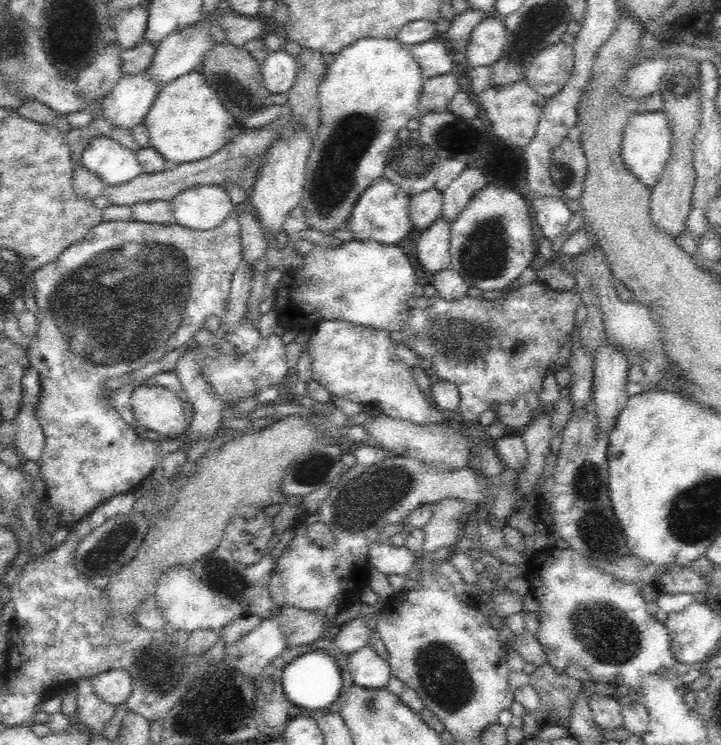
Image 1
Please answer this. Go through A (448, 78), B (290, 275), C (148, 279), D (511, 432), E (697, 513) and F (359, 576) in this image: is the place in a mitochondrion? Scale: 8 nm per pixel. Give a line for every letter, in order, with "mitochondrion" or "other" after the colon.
A: other
B: other
C: mitochondrion
D: other
E: mitochondrion
F: other

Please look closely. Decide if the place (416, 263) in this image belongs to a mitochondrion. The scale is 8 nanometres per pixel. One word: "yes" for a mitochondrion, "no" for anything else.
no

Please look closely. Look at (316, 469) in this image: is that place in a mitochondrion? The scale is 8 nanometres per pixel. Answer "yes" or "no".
yes

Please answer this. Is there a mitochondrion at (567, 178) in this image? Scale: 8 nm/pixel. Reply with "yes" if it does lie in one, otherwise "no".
no

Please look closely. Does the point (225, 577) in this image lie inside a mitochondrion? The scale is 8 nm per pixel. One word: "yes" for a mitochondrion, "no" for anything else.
yes

